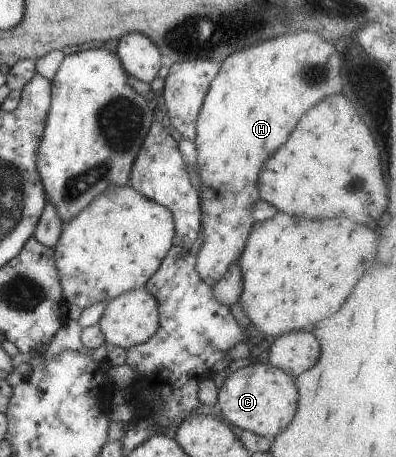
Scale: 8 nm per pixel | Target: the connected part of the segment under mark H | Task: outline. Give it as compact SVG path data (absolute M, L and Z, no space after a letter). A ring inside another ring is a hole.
M294 33L278 39L268 39L258 45L250 45L244 51L232 53L221 62L220 71L210 84L197 119L195 145L198 159L198 174L202 189L199 200L204 212L202 231L204 241L197 255L196 271L213 286L228 271L232 262L237 262L252 231L253 221L250 209L260 200L258 177L264 161L288 141L300 117L318 101L328 95L342 93L340 67L342 57L332 43L324 41L318 33Z

